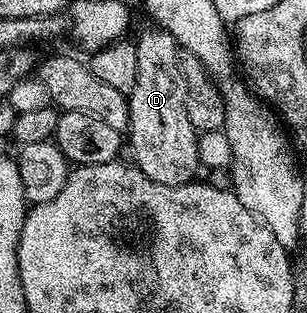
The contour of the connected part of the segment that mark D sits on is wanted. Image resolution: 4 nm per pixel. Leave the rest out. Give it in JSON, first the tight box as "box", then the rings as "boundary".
{"box":[126,25,201,187],"boundary":[[[152,25],[149,31],[144,31],[134,39],[138,53],[138,81],[134,85],[132,94],[128,96],[130,121],[126,139],[132,142],[131,162],[150,181],[158,181],[158,185],[177,187],[183,183],[193,182],[197,178],[196,171],[201,170],[198,157],[198,133],[194,125],[190,125],[190,117],[186,111],[187,87],[184,74],[180,68],[182,58],[181,48],[169,31],[159,25]]]}

